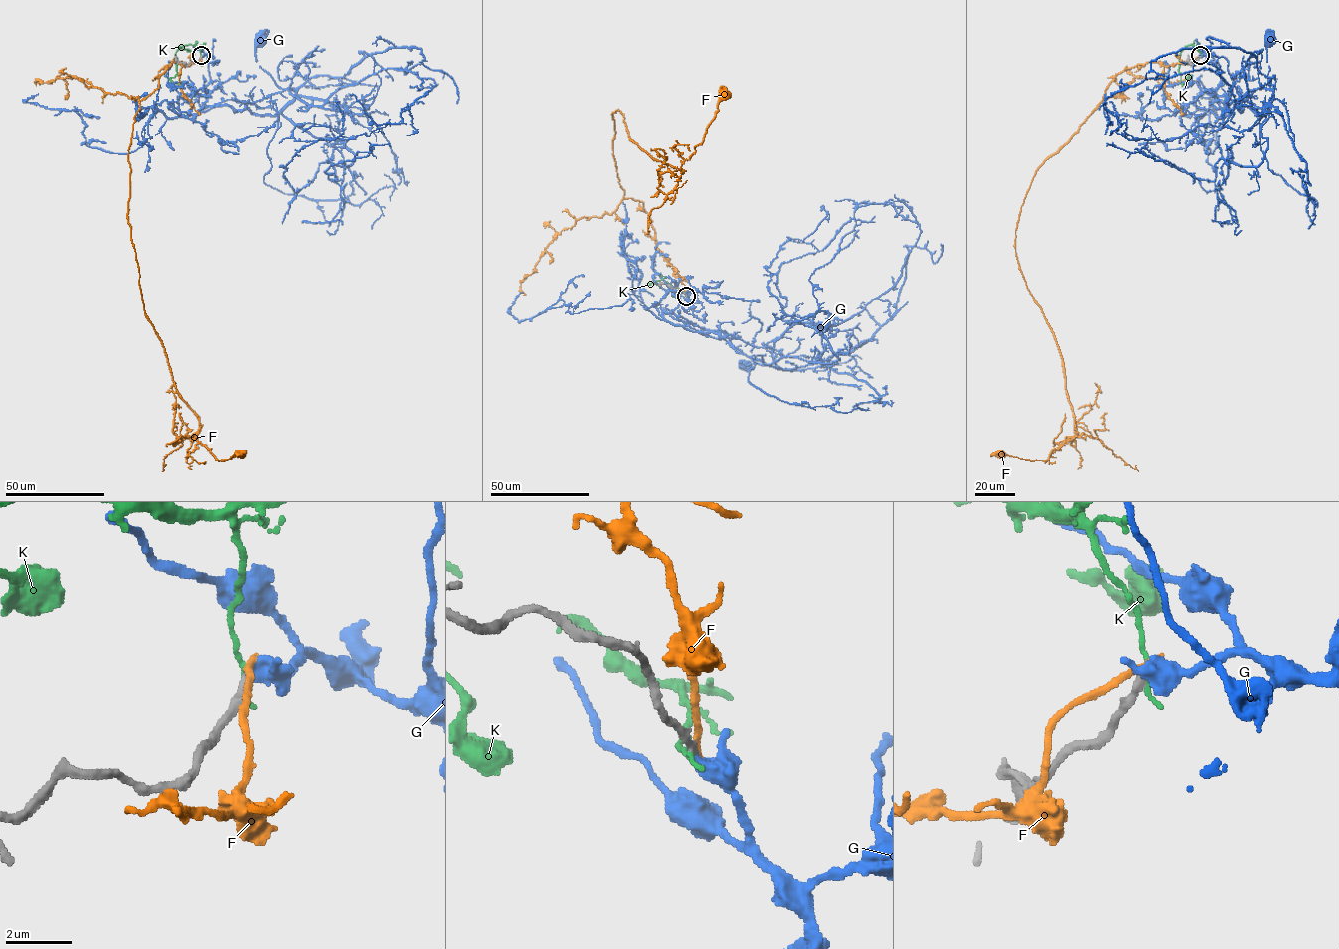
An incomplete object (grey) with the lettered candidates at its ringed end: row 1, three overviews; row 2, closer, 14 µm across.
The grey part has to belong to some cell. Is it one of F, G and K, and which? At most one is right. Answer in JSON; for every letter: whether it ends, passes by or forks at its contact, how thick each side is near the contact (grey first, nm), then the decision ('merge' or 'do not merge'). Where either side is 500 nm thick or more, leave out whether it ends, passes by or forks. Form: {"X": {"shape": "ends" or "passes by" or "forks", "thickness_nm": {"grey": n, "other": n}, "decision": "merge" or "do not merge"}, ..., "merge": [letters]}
{"F": {"shape": "ends", "thickness_nm": {"grey": 280, "other": 280}, "decision": "do not merge"}, "G": {"shape": "ends", "thickness_nm": {"grey": 260, "other": 440}, "decision": "merge"}, "K": {"shape": "ends", "thickness_nm": {"grey": 280, "other": 160}, "decision": "do not merge"}, "merge": ["G"]}

